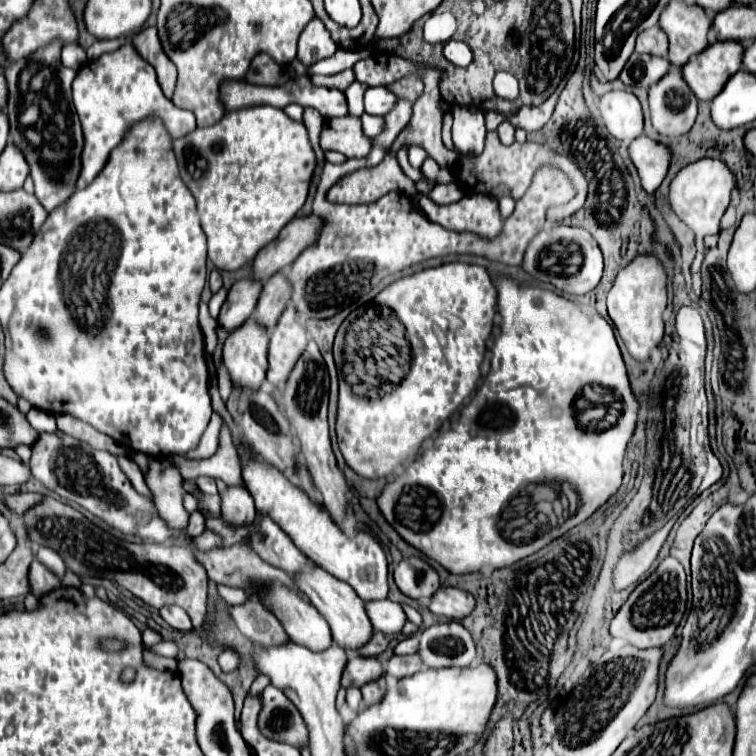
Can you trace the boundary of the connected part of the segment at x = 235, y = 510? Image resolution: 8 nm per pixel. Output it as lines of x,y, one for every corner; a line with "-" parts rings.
229,485
223,493
221,493
221,513
225,517
225,521
229,521
231,525
247,525
255,519
257,509
255,503
249,495
249,491
245,487
239,485

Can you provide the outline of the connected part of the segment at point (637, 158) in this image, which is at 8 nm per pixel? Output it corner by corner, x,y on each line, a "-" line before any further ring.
641,135
629,145
629,159
639,173
643,191
651,195
667,175
671,159
667,147
651,141
647,135

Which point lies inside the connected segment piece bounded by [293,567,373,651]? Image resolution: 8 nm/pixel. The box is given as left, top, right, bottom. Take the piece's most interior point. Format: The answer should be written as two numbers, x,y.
339,604

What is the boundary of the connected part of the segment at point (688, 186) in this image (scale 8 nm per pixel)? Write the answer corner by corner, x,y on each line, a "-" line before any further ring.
699,159
693,165
683,167
675,175
675,179
671,181
671,185
669,185
669,203
671,203
671,209
695,233
697,255
695,255
695,261
691,265
691,275
693,275
693,281
695,281
693,291
695,291
697,297
699,297
699,265
701,265
705,249
707,249
703,245
703,237
719,233
719,221
721,221
721,215
725,213
725,209
729,207
733,187
735,187
733,173
719,159

